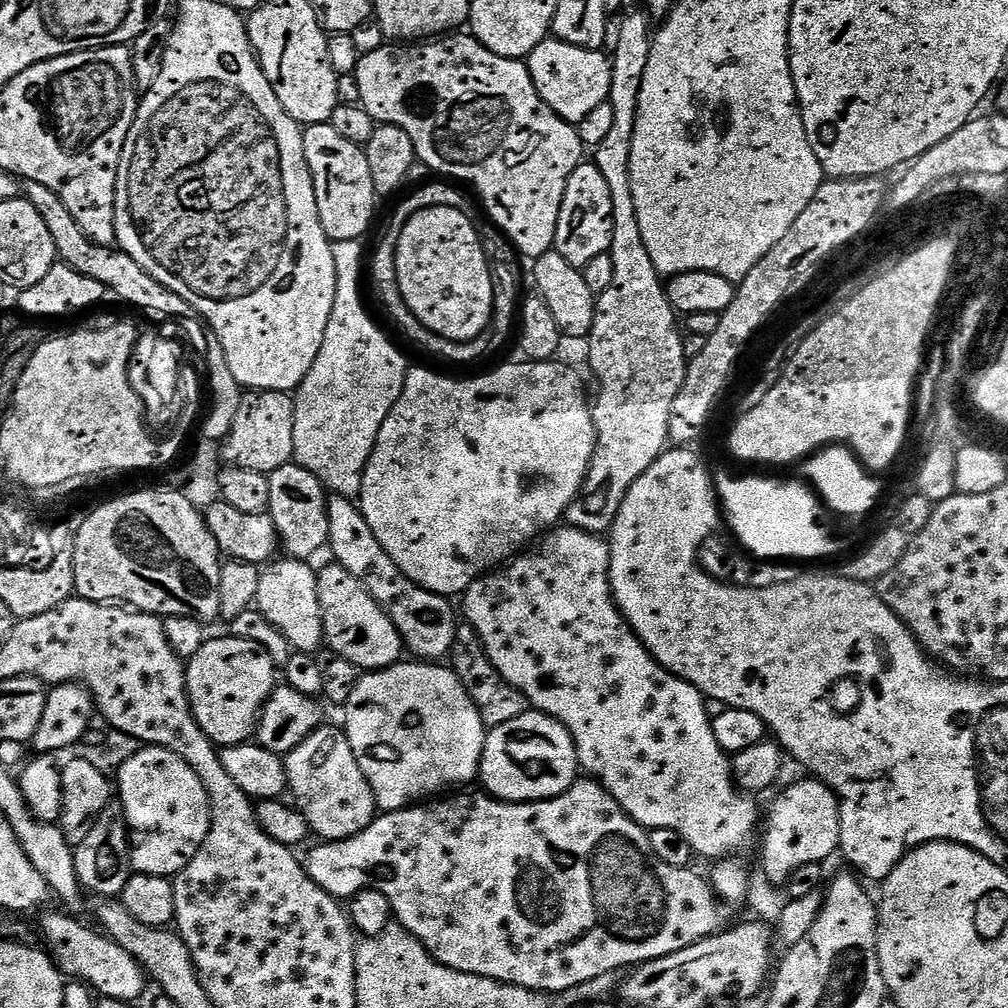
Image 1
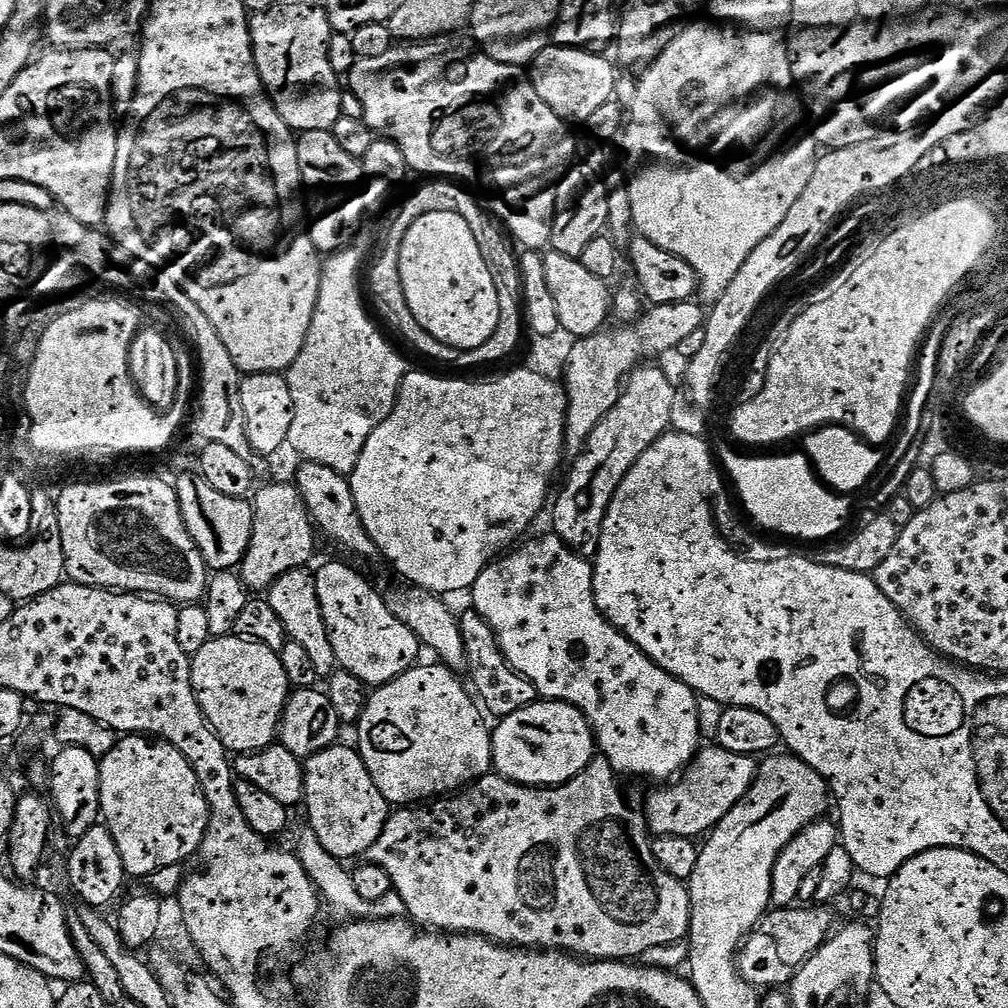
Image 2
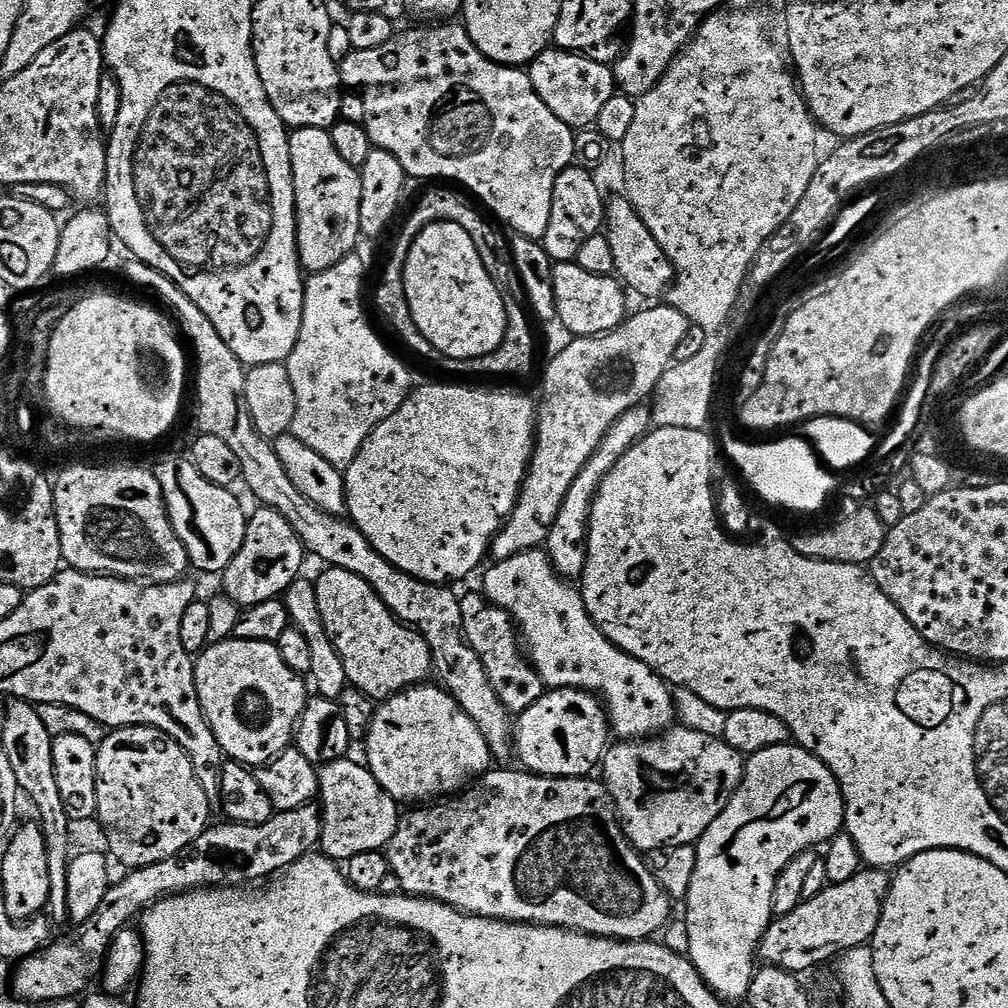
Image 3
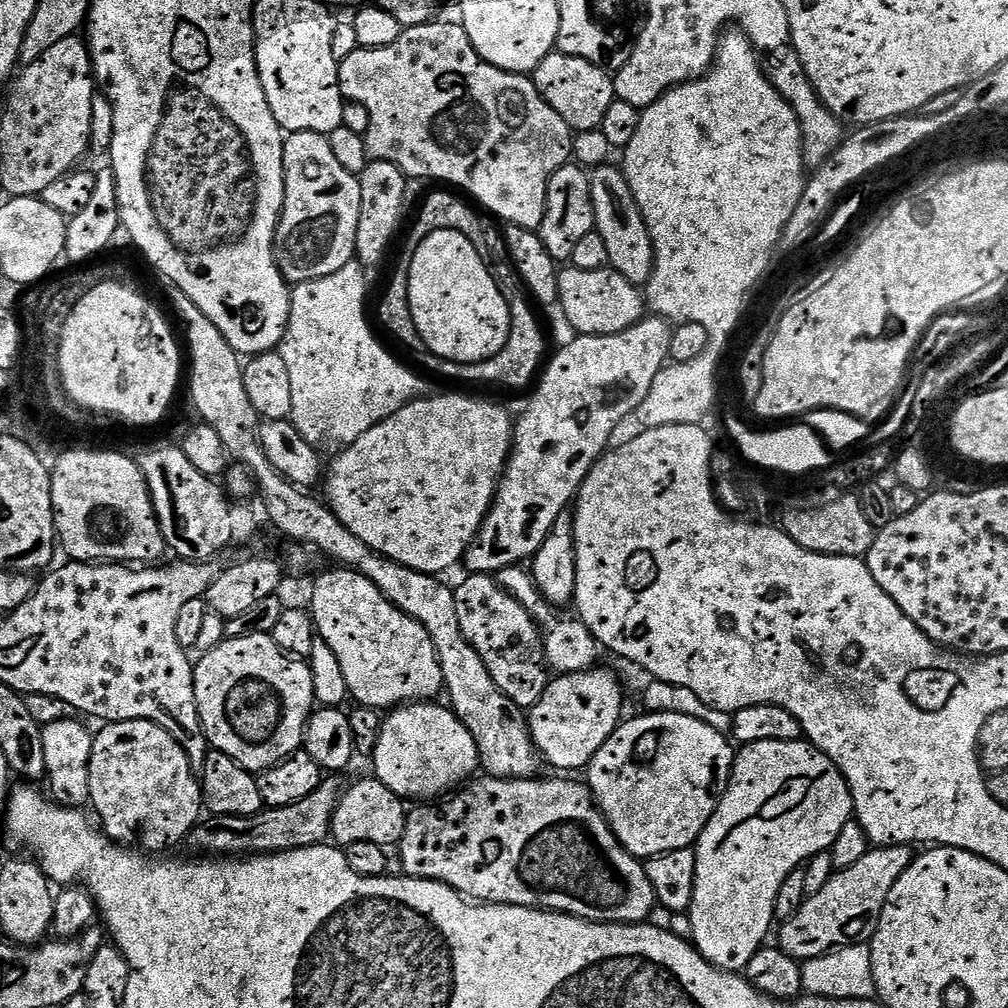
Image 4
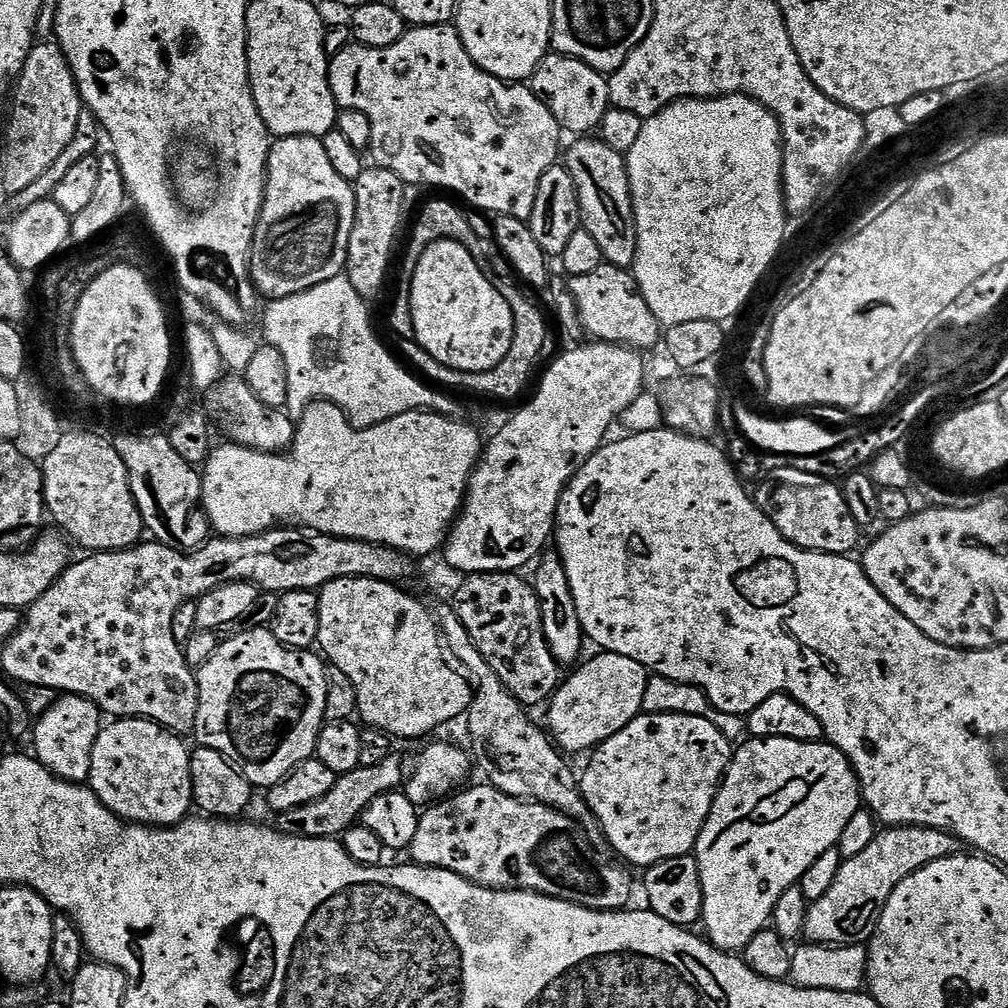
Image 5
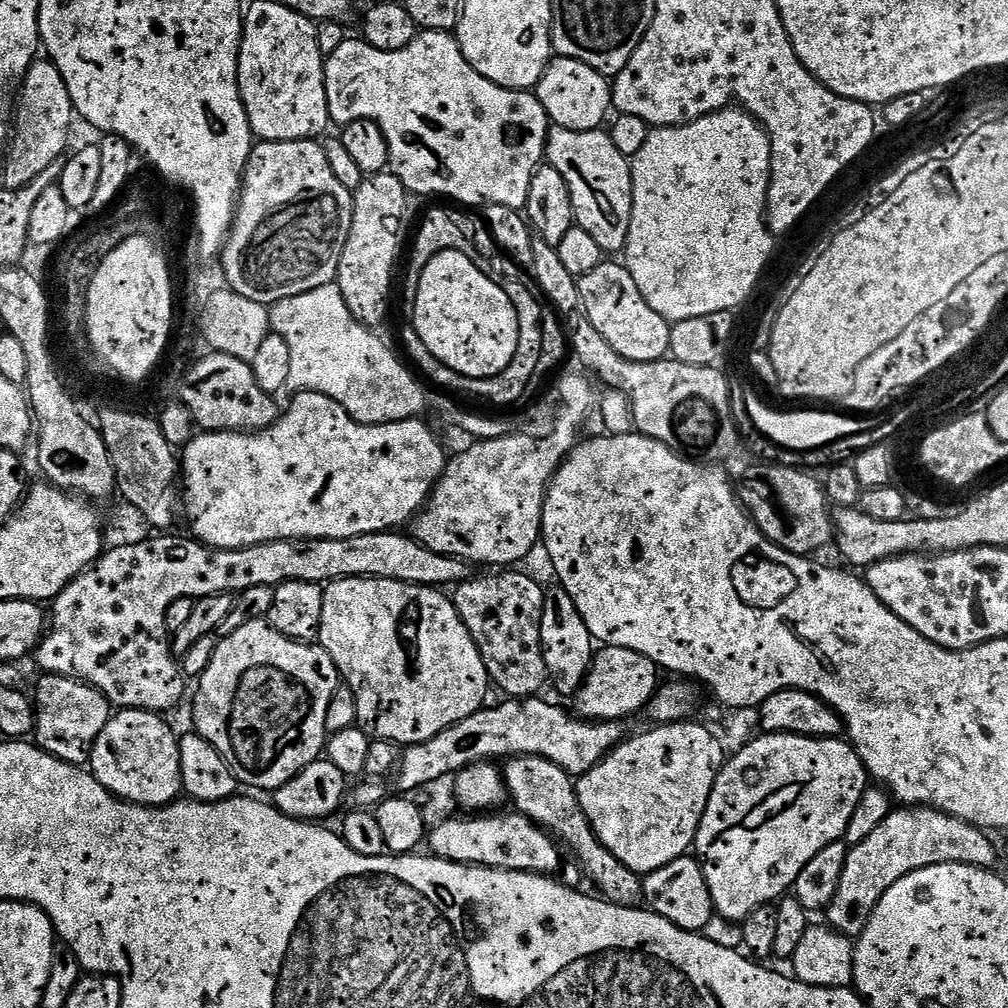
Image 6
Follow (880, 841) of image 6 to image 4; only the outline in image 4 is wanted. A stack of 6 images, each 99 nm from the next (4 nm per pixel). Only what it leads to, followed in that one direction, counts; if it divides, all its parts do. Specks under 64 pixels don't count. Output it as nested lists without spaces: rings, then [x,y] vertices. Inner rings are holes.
[[[902,844],[889,848],[876,846],[868,851],[866,858],[854,862],[854,866],[833,871],[826,886],[822,886],[818,894],[808,896],[794,918],[779,925],[778,947],[793,960],[803,962],[818,958],[823,952],[871,941],[876,923],[890,898],[890,890],[894,890],[894,882],[902,878],[913,859],[911,847]]]

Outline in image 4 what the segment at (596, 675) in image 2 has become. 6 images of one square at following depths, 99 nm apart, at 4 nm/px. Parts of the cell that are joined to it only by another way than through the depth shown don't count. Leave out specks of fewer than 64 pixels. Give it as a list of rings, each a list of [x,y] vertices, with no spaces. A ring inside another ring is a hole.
[[[513,566],[511,568],[503,568],[498,573],[500,585],[508,591],[512,596],[518,598],[518,602],[522,602],[522,606],[526,606],[526,610],[536,619],[536,623],[540,625],[540,630],[544,638],[544,655],[547,663],[551,665],[557,673],[567,674],[570,672],[586,672],[593,667],[592,664],[602,655],[602,649],[597,640],[592,637],[590,630],[585,626],[579,618],[572,616],[559,616],[557,609],[548,603],[548,600],[540,593],[540,587],[536,585],[536,581],[532,579],[532,573],[527,567]]]

